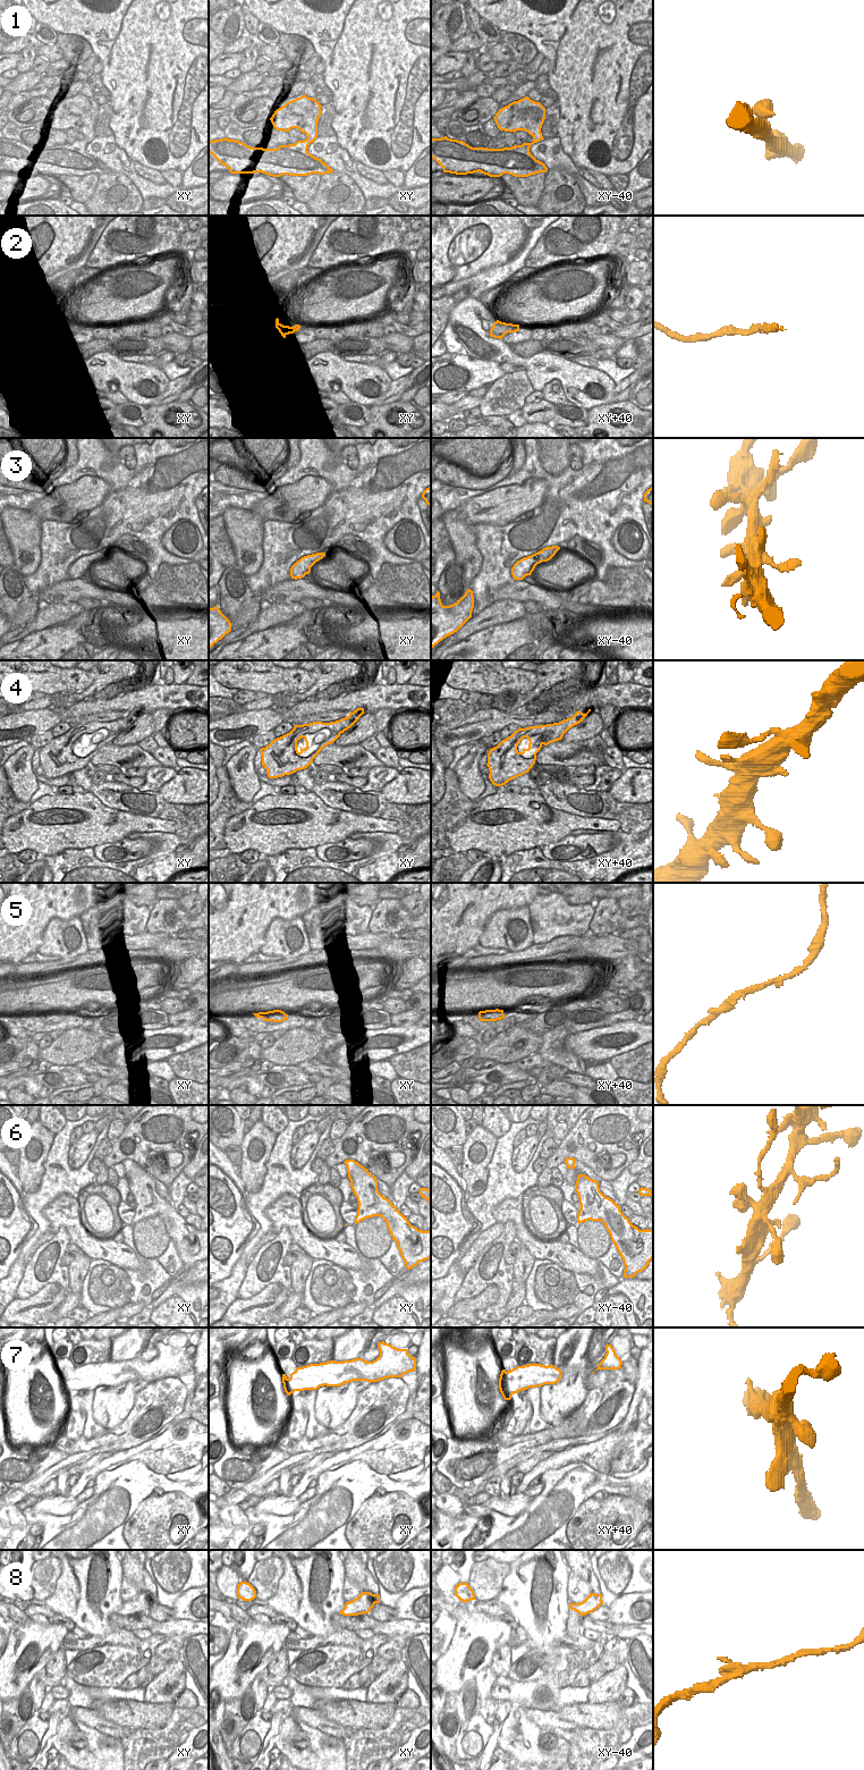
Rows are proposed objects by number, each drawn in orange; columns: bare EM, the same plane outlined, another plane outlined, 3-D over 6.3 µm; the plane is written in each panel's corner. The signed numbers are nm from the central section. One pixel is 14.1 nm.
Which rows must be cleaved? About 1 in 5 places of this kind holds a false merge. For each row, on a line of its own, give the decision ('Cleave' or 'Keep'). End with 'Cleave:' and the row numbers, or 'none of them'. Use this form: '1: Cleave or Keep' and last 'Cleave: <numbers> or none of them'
1: Keep
2: Keep
3: Keep
4: Keep
5: Keep
6: Keep
7: Keep
8: Keep
Cleave: none of them.

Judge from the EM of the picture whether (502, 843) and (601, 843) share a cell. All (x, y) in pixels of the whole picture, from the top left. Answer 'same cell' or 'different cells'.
different cells

